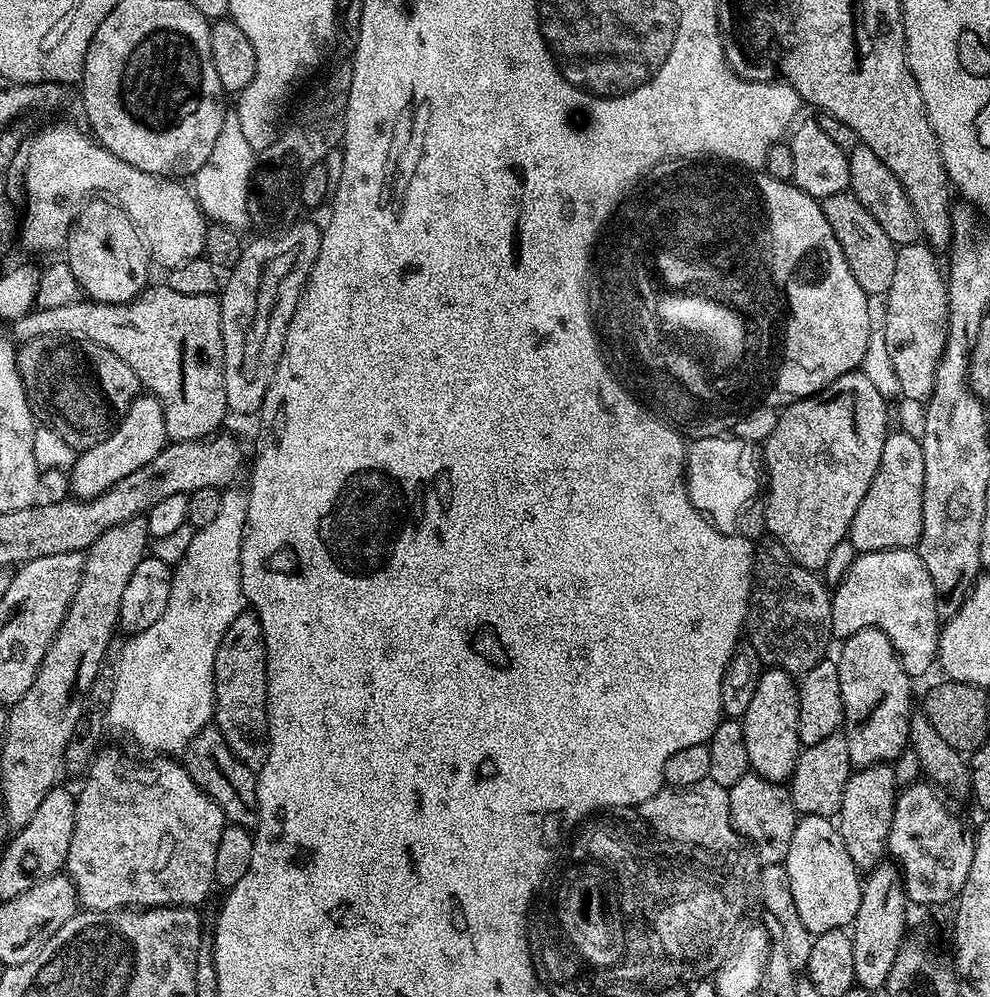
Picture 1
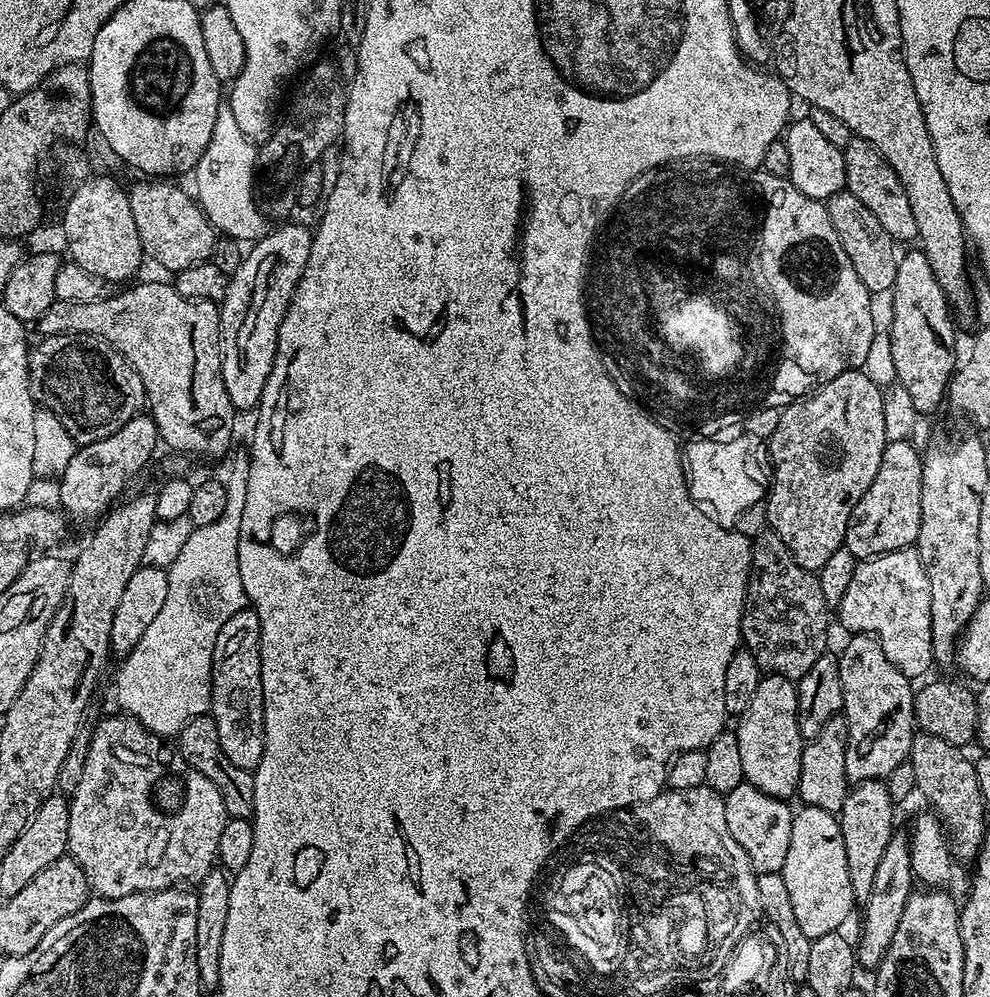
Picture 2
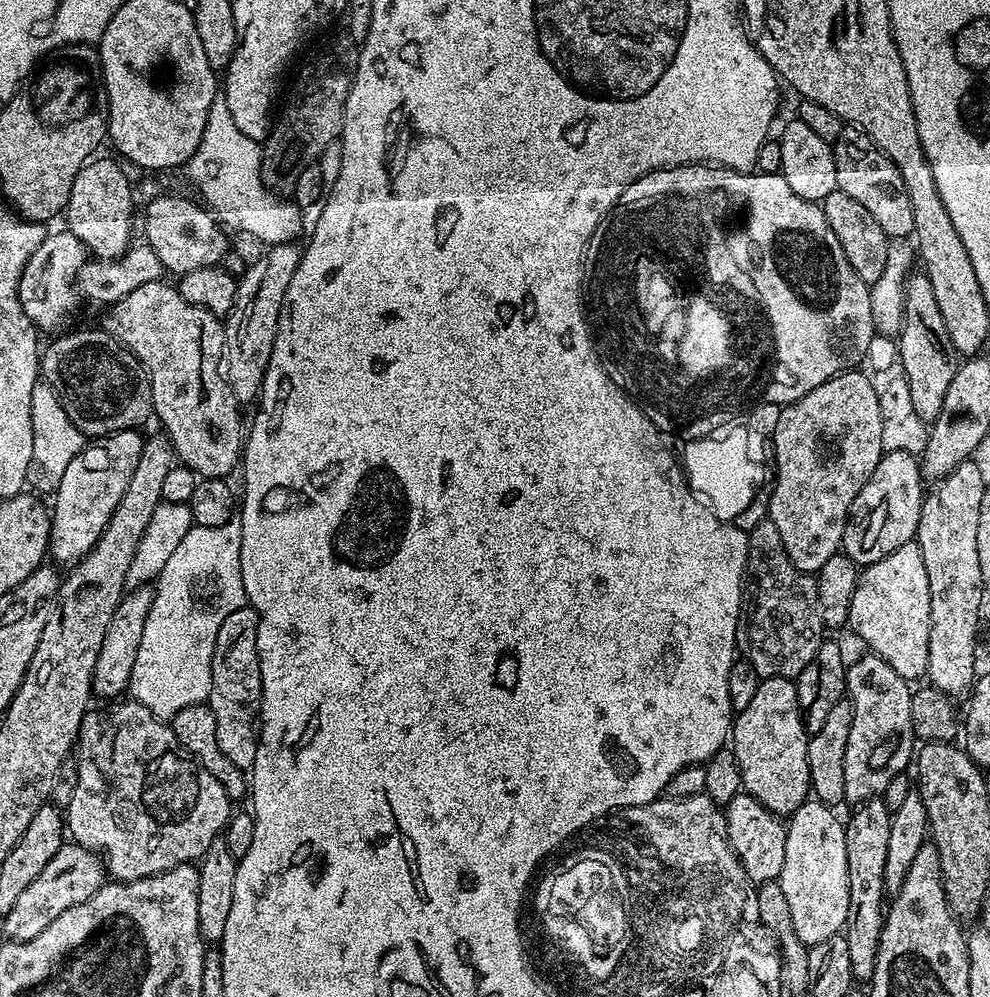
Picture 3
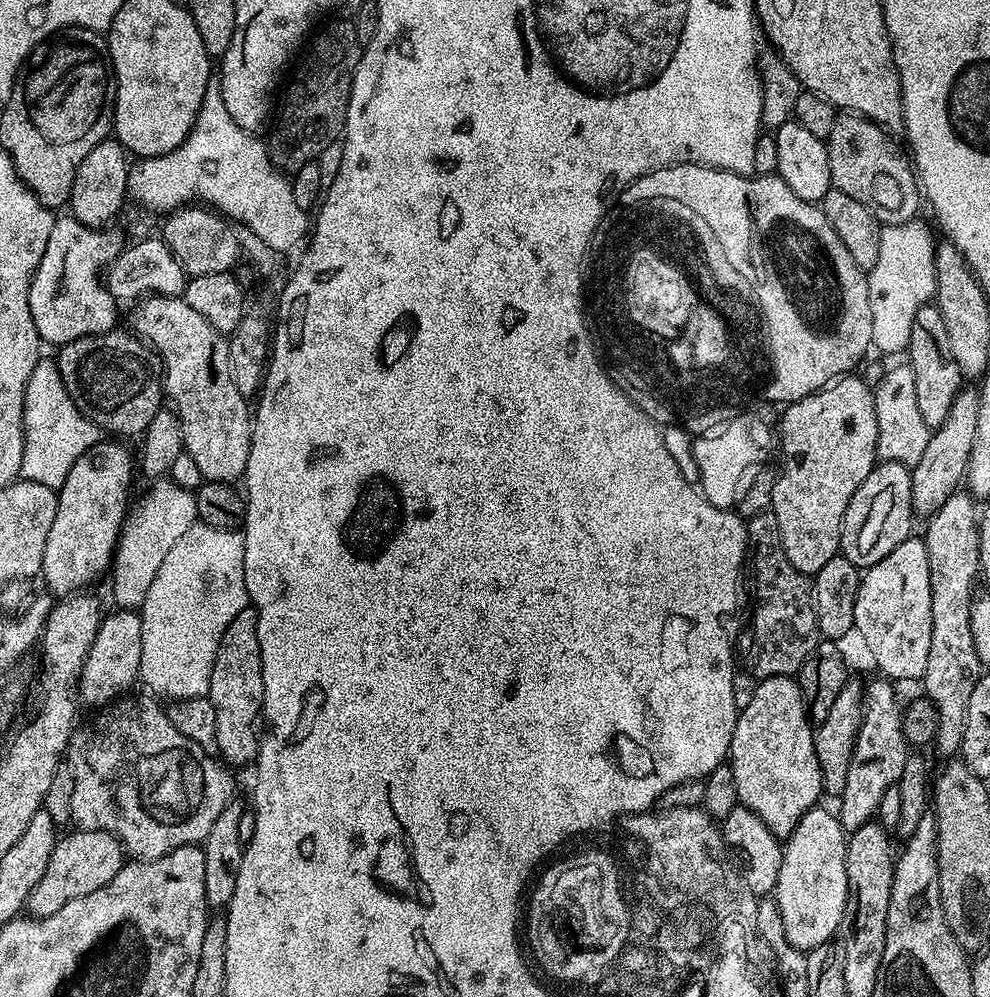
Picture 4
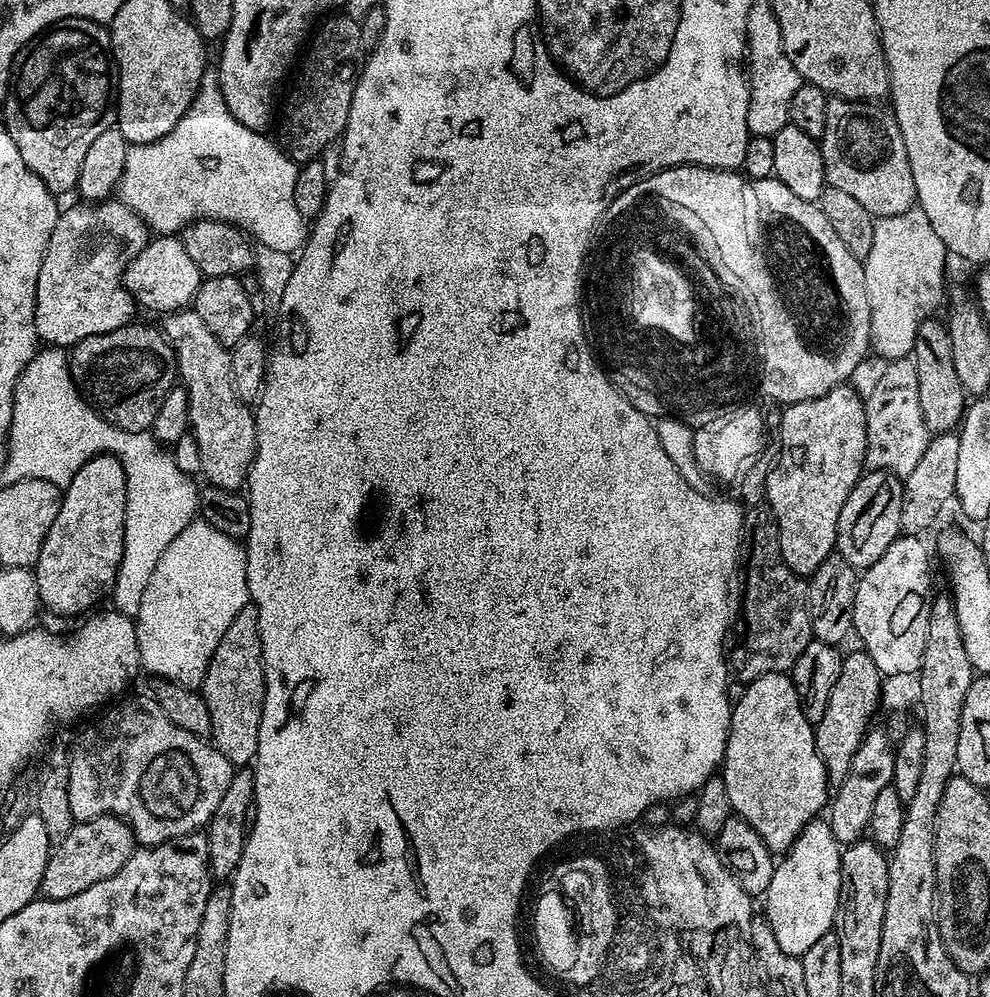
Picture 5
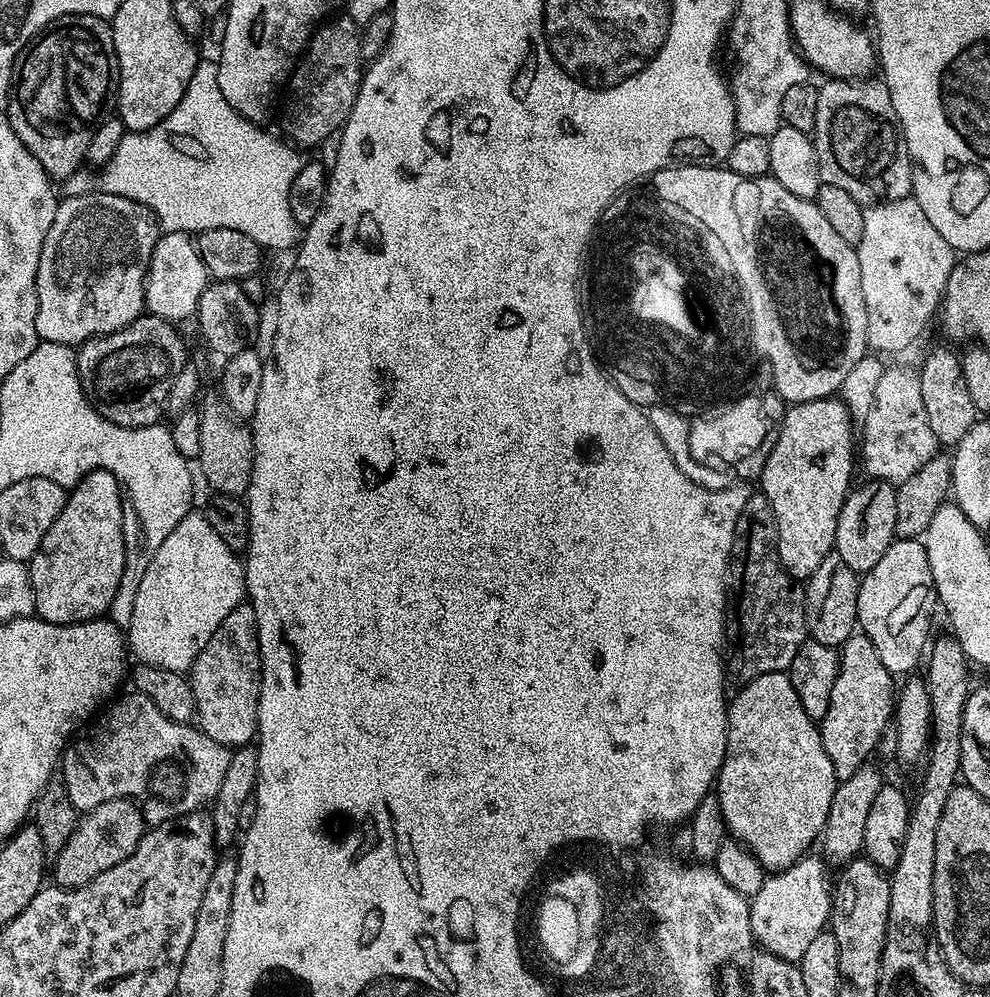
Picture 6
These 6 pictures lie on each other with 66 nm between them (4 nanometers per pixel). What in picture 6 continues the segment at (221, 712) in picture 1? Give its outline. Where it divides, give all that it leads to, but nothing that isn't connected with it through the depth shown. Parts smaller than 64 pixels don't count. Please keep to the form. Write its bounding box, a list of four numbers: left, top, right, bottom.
[190,602,260,750]

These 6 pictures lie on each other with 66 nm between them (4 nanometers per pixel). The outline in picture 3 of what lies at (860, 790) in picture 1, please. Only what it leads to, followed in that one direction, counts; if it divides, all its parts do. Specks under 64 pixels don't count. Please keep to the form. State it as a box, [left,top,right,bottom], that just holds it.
[842,799,892,981]

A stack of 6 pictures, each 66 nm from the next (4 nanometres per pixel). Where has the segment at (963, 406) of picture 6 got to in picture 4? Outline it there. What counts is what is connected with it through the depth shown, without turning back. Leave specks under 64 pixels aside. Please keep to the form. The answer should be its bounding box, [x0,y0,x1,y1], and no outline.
[906,303,962,430]

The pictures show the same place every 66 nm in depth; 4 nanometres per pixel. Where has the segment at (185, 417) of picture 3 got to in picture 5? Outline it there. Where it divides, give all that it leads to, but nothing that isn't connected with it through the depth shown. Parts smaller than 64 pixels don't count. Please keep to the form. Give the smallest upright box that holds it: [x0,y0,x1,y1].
[162,310,256,489]

